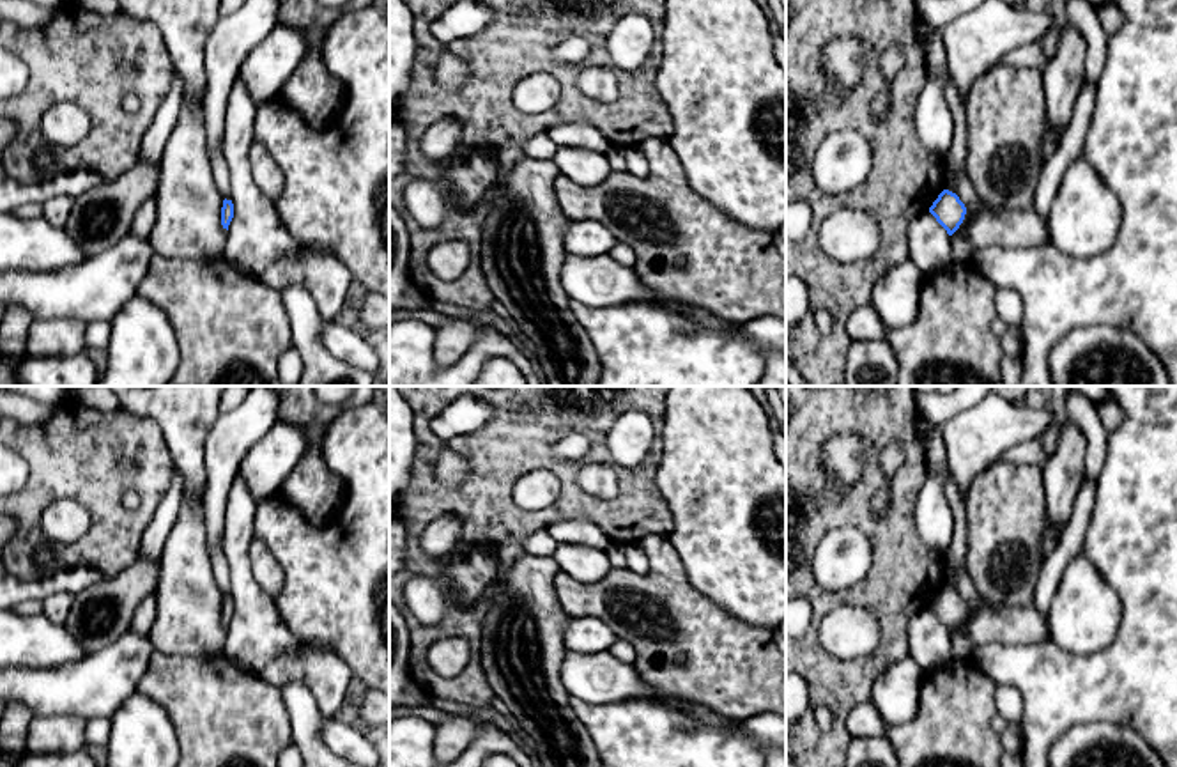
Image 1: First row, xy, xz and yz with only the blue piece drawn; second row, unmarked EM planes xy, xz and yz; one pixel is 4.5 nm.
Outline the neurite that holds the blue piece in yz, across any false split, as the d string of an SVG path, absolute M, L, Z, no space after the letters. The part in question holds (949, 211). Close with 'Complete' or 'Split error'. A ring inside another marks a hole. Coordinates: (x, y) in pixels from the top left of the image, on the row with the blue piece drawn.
M943 190L929 207L929 213L947 230L947 234L952 236L963 223L966 207L956 193Z. Complete

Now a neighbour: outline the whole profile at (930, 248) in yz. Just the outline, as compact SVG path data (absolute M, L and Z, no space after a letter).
M924 211L910 223L906 241L910 260L924 276L952 262L950 236L929 211Z

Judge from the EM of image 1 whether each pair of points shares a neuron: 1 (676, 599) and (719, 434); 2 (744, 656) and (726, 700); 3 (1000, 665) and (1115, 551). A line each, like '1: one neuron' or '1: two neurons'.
1: two neurons
2: one neuron
3: one neuron

